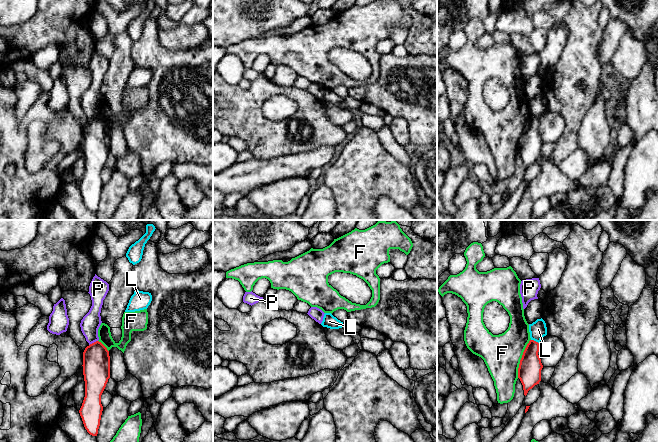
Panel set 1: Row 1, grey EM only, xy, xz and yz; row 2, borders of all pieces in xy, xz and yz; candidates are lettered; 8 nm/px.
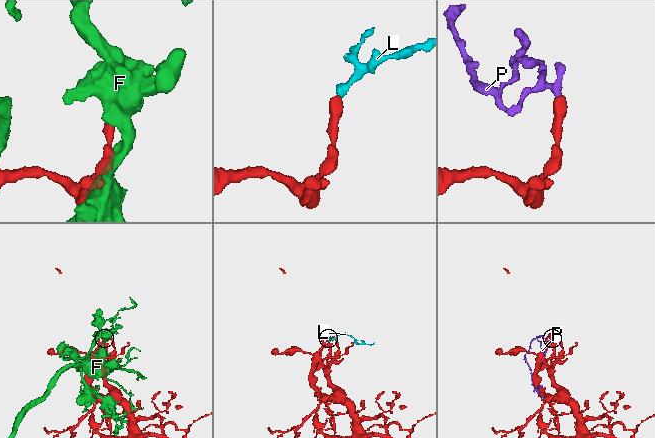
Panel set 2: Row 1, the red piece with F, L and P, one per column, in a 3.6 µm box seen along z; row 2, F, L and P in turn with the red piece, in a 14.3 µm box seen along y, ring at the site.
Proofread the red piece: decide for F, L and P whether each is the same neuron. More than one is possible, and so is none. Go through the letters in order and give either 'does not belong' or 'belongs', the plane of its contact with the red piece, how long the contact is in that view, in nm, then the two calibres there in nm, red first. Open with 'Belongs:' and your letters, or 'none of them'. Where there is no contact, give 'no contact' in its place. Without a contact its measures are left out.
Belongs: L
F: does not belong; meets red in yz; contact 320 nm long; 190 nm thick on the red side, 300 nm on the other
L: belongs; meets red in yz; contact 70 nm long; 190 nm thick on the red side, 140 nm on the other
P: does not belong; meets red in xy; contact 80 nm long; 220 nm thick on the red side, 150 nm on the other

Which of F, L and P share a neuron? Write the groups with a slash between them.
F / L / P

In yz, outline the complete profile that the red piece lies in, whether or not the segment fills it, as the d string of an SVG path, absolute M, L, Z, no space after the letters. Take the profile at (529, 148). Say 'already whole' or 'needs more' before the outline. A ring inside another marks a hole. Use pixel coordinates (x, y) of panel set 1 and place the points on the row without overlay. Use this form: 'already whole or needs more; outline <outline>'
needs more; outline M537 95L529 101L531 116L527 120L518 144L518 154L520 155L524 171L541 157L541 146L543 141L538 131L539 118L547 111L547 103L545 97Z

